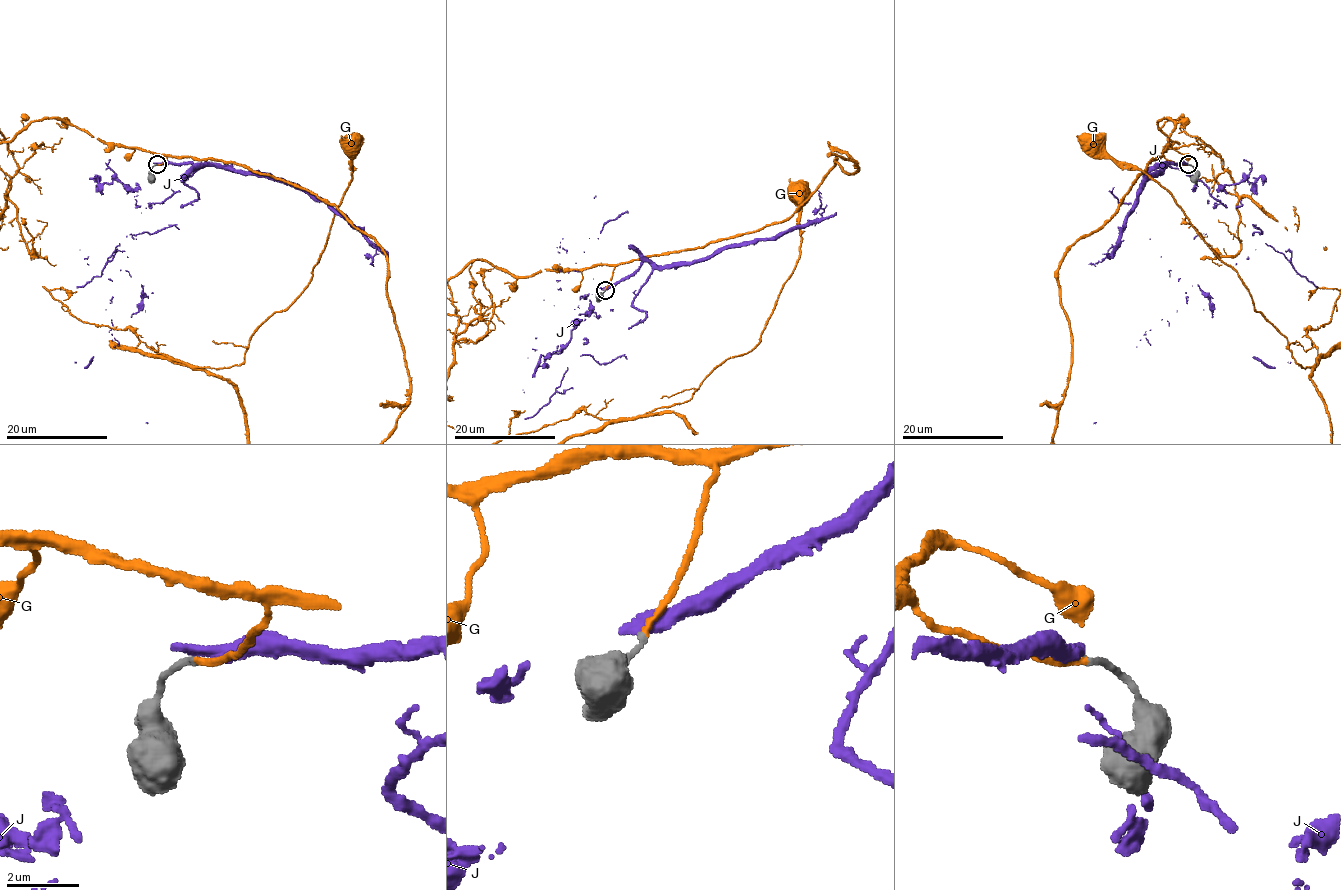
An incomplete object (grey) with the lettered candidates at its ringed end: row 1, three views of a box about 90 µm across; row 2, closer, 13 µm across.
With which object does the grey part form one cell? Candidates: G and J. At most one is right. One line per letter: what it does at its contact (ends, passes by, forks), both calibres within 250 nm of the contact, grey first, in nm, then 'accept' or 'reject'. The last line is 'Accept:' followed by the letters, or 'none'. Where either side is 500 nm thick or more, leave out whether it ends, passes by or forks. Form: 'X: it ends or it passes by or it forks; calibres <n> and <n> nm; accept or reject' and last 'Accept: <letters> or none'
G: it ends; calibres 180 and 150 nm; accept
J: it ends; calibres 180 and 420 nm; reject
Accept: G

